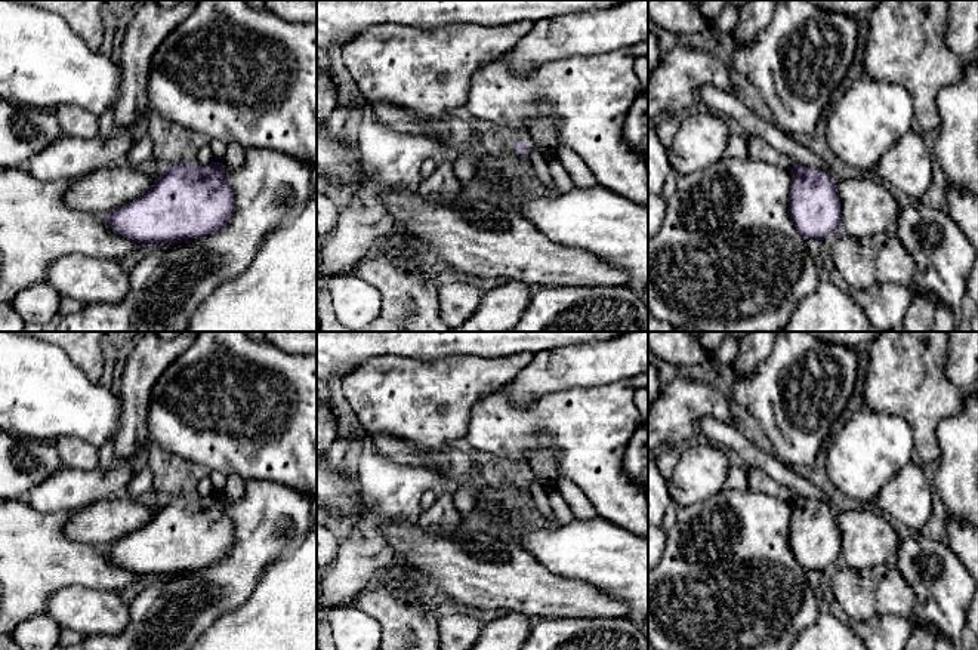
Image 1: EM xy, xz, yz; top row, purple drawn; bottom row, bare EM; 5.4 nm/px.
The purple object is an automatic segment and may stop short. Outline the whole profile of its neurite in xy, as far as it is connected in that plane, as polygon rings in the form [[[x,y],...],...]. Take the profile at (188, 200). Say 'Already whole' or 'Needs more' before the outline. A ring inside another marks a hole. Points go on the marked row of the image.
Already whole. [[[185,161],[160,172],[144,195],[105,216],[114,232],[138,244],[173,244],[220,229],[234,209],[222,163]]]

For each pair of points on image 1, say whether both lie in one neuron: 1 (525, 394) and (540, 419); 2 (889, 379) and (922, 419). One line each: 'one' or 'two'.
1: two
2: one

